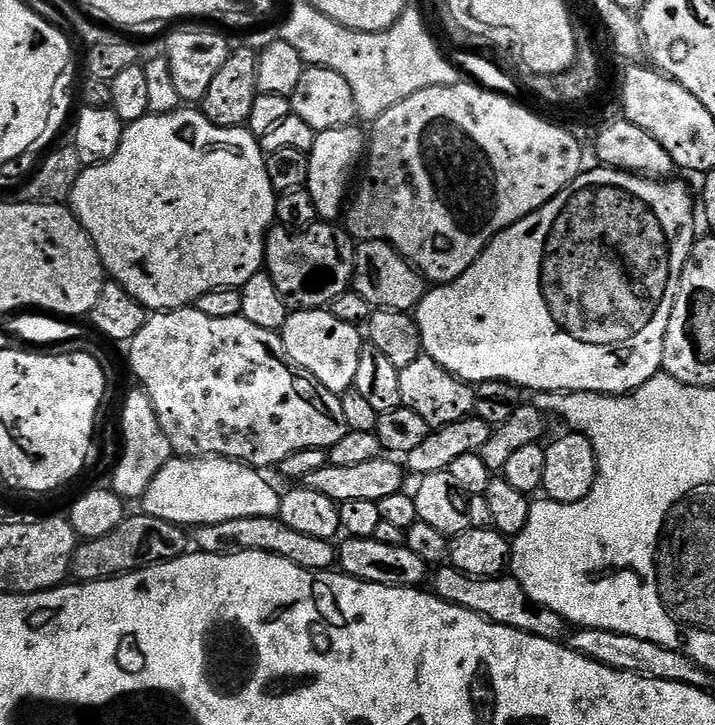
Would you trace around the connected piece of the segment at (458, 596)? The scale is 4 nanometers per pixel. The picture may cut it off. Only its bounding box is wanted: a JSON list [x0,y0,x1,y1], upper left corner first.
[434,566,566,641]

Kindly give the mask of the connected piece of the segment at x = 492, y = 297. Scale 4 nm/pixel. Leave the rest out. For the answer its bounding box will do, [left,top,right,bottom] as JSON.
[414,167,698,396]

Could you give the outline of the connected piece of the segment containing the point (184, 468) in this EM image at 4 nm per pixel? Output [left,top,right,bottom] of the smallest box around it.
[142,456,281,526]

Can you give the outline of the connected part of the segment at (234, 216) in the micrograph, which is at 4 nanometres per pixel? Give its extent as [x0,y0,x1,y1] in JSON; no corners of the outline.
[70,106,276,310]

